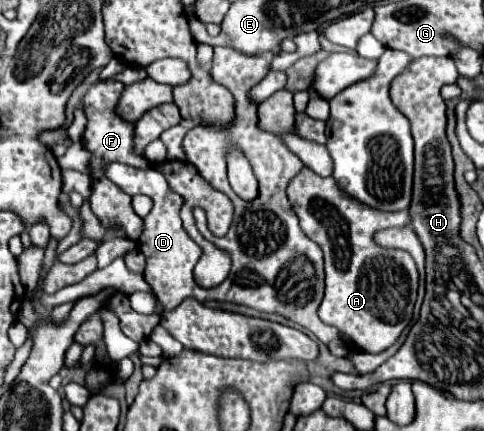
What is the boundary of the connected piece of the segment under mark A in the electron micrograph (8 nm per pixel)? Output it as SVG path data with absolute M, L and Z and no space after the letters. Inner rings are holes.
M302 168L302 172L288 184L288 200L298 214L300 228L304 234L320 244L324 258L326 258L326 294L320 304L320 318L342 330L354 344L356 350L366 350L366 352L382 352L390 348L402 330L408 326L412 320L412 310L416 302L416 290L418 290L418 270L412 260L412 256L406 250L396 250L396 248L382 248L374 242L374 234L384 228L394 228L394 226L406 226L410 224L408 212L382 212L376 208L370 208L356 198L348 196L338 188L338 184L332 178L322 178L314 174L310 168Z

